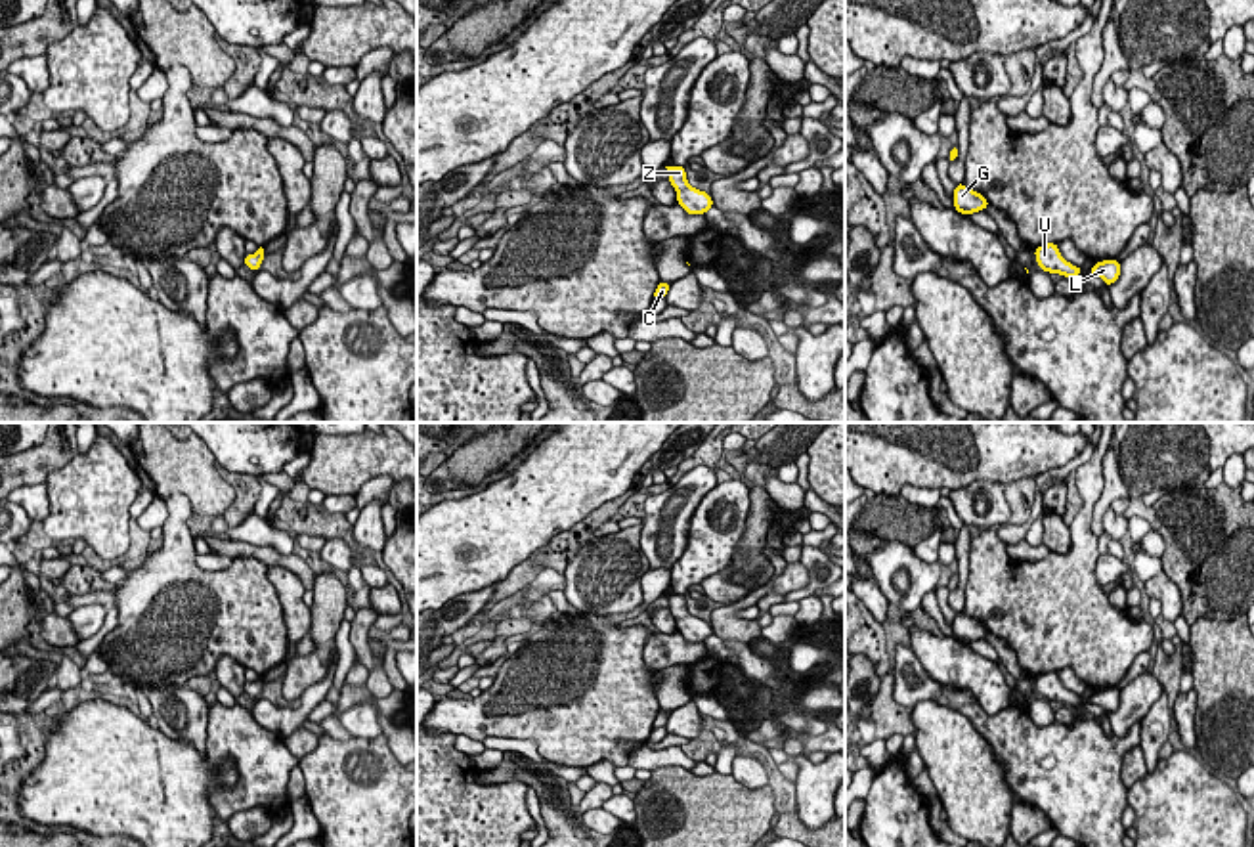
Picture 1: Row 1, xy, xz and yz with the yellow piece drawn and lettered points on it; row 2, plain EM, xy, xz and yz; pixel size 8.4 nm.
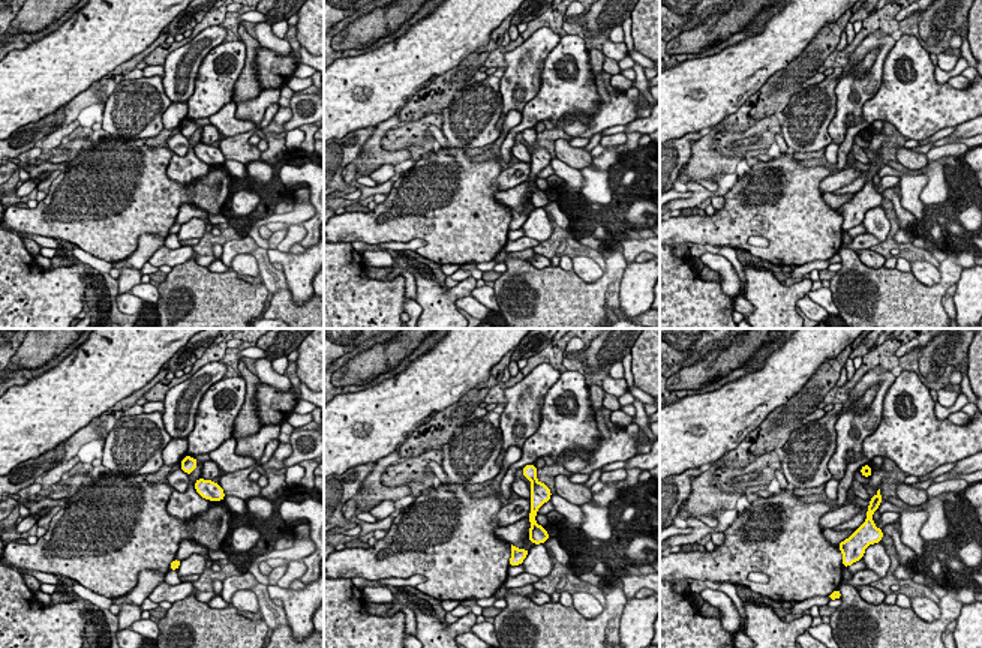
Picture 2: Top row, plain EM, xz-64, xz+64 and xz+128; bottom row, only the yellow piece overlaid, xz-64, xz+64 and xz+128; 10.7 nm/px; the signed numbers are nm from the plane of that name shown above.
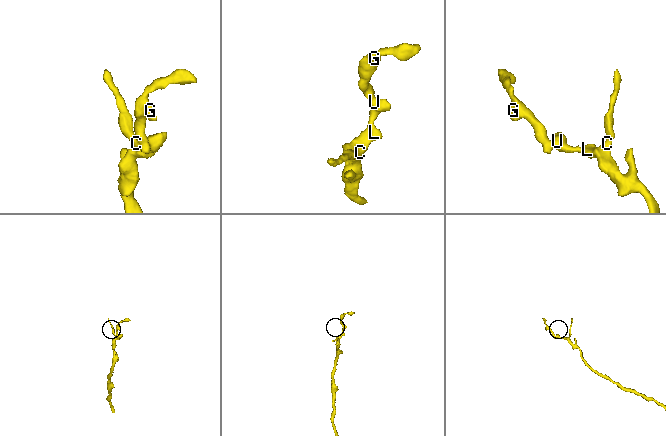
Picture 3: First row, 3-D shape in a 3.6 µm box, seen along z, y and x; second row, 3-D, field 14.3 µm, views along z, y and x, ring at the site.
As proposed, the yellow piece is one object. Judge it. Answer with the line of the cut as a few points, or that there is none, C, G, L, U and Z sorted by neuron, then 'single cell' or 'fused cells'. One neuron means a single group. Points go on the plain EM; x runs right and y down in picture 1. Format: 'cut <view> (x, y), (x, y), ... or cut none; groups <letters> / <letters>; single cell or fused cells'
cut none; groups C G L U Z; single cell

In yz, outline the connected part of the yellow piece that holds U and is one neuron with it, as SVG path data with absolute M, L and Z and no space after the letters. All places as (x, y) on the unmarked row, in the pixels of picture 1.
M1057 671L1036 675L1034 684L1038 696L1048 702L1059 702L1063 706L1078 706L1082 702L1082 696L1072 694L1061 684Z

